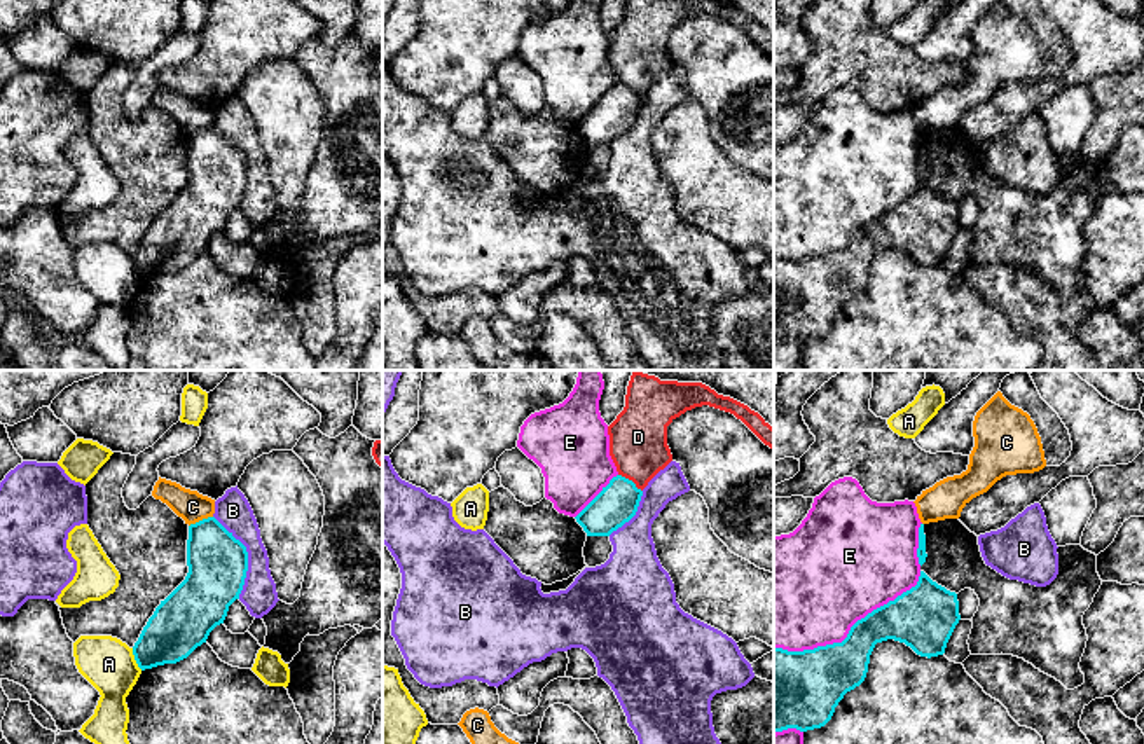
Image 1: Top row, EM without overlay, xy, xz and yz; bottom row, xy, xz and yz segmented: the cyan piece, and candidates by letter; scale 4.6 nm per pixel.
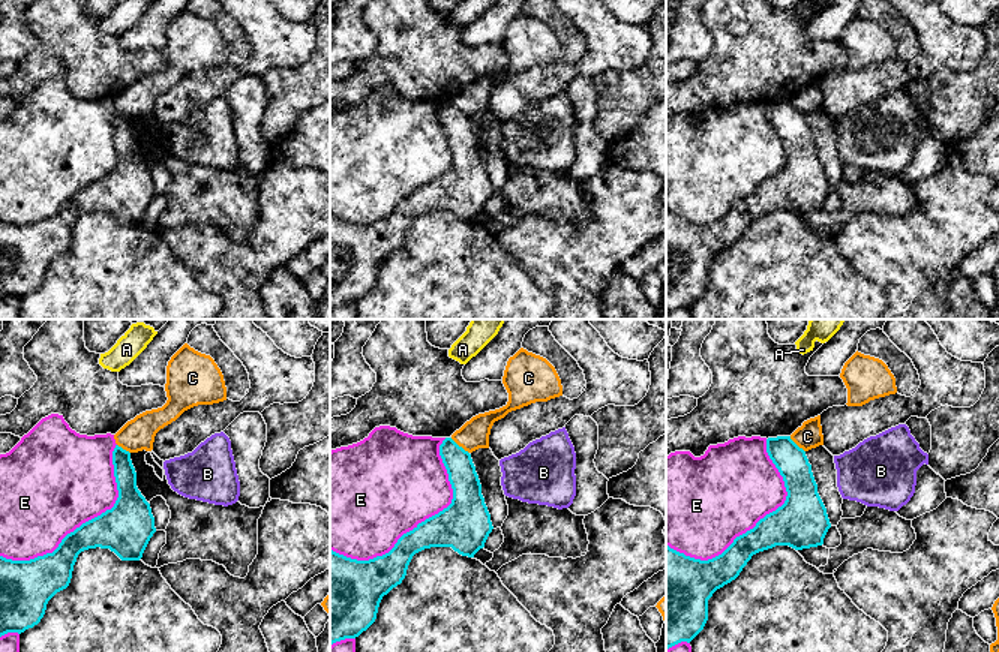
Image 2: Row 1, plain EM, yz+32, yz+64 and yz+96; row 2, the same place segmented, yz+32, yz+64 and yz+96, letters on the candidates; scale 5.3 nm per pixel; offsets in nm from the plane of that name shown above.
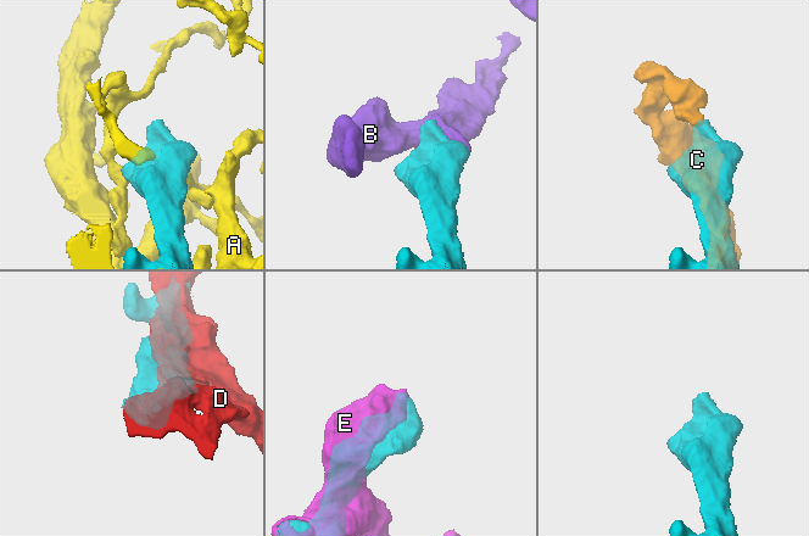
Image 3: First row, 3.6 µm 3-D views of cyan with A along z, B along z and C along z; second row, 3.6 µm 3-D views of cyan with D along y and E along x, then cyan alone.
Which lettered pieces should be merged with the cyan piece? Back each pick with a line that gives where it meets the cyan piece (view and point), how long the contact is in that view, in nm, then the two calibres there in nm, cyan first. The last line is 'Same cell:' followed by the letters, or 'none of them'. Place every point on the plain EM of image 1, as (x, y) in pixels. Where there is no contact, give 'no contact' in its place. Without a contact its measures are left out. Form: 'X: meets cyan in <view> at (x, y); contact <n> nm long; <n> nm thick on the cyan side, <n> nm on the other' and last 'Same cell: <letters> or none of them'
Same cell: none of them

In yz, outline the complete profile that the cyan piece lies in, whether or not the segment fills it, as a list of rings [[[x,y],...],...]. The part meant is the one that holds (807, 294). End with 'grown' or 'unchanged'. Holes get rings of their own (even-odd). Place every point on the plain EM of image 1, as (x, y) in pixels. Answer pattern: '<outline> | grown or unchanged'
[[[920,180],[915,196],[858,229],[842,251],[803,260],[774,257],[774,342],[788,337],[807,341],[824,335],[844,304],[865,290],[877,251],[894,248],[920,265],[938,265],[945,262],[959,229],[957,203]]] | unchanged

